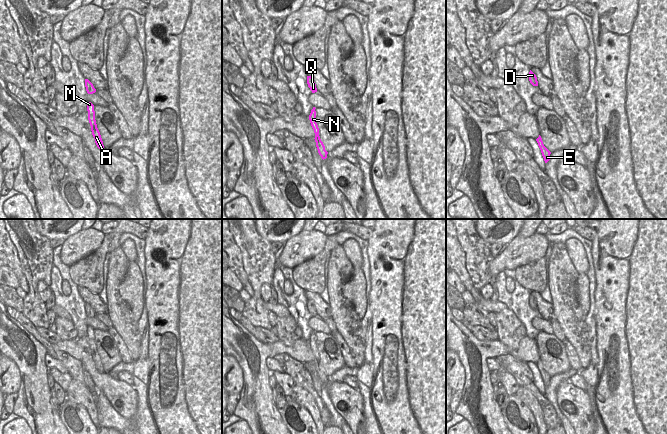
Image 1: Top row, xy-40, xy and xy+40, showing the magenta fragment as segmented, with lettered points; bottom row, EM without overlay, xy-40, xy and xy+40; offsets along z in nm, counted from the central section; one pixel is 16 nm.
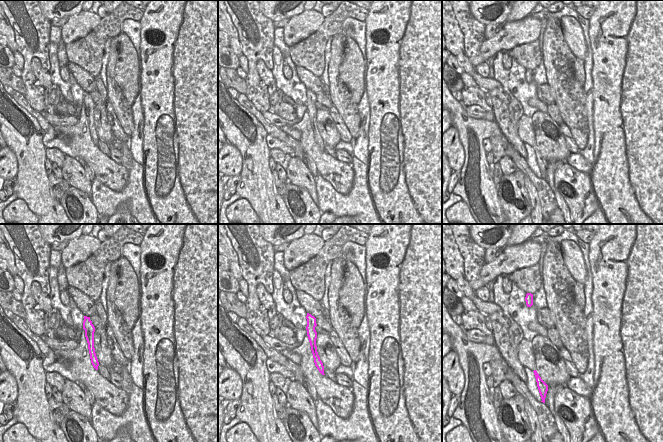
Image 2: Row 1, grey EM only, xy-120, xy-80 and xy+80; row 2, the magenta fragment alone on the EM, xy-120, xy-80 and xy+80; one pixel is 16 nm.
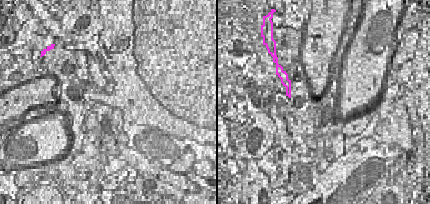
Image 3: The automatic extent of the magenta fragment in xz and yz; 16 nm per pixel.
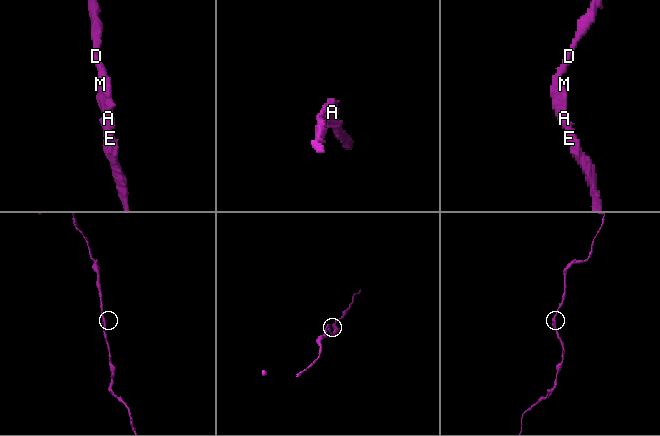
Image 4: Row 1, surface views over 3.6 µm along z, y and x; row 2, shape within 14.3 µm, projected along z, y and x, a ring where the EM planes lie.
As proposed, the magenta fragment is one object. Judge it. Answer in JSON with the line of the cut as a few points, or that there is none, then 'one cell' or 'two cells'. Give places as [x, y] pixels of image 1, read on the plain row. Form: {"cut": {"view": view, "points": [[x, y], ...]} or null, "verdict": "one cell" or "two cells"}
{"cut": null, "verdict": "one cell"}

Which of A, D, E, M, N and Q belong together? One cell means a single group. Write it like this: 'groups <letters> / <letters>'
groups A D E M N Q

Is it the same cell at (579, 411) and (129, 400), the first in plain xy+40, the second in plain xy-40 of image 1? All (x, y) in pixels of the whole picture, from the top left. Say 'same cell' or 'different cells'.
same cell

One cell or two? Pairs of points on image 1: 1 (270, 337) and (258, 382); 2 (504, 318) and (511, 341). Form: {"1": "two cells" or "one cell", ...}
{"1": "two cells", "2": "one cell"}

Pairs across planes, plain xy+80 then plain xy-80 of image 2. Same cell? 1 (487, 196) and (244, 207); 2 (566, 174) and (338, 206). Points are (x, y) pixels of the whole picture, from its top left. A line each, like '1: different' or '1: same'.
1: different
2: different

